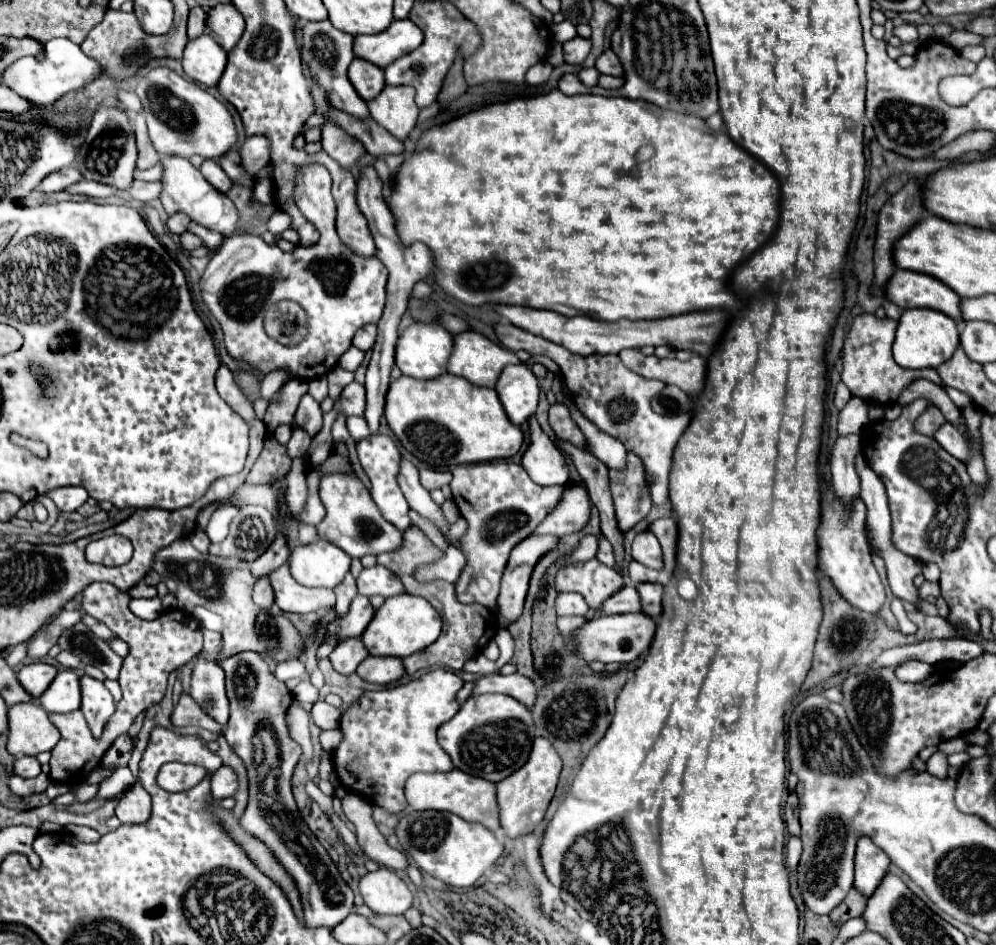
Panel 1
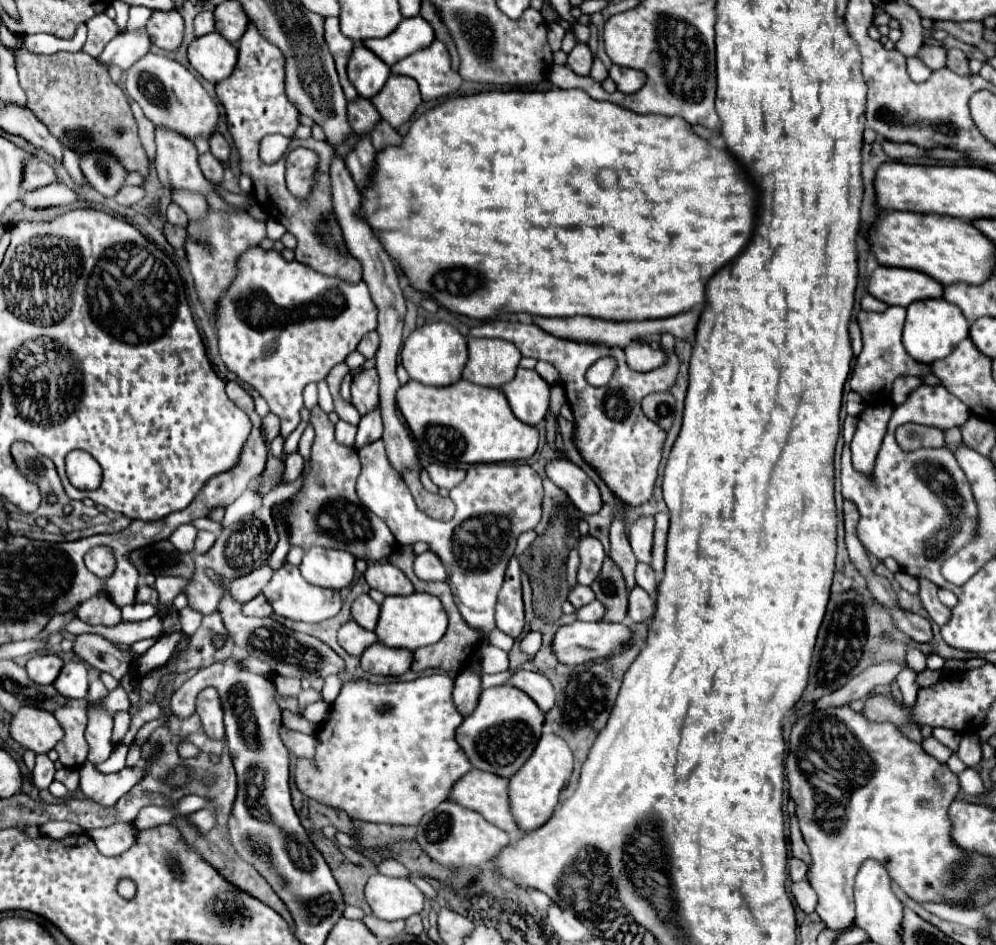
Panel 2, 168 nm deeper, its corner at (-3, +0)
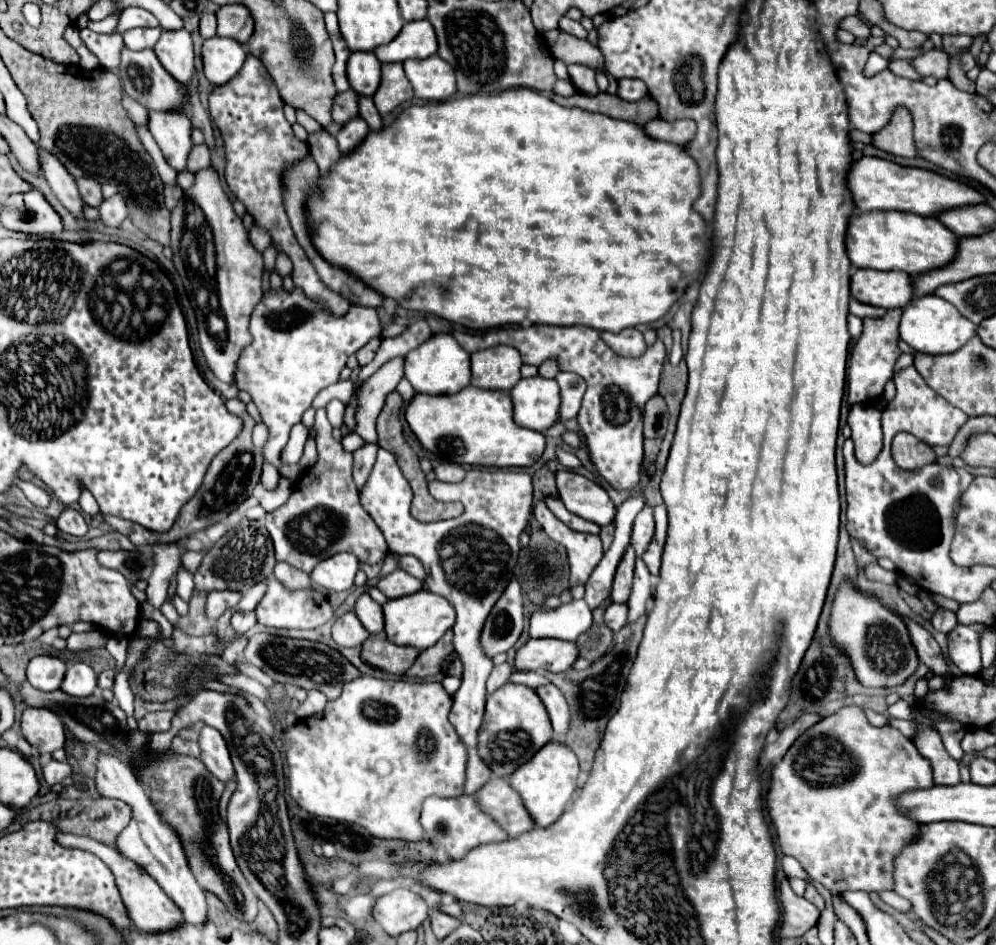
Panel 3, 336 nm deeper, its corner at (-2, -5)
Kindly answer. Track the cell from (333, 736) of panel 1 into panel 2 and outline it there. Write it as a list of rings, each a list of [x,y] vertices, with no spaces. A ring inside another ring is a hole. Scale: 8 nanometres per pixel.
[[[284,711],[282,713],[282,723],[288,727],[288,729],[294,729],[294,731],[300,731],[300,733],[306,733],[306,735],[316,735],[316,725],[310,723],[308,719],[300,717],[300,715],[294,715],[290,711]]]

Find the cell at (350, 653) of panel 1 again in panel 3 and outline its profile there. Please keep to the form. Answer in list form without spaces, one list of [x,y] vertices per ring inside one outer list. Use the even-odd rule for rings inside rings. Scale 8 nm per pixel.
[[[355,612],[343,614],[335,624],[333,624],[333,640],[339,646],[361,646],[369,638],[369,632],[363,628]]]

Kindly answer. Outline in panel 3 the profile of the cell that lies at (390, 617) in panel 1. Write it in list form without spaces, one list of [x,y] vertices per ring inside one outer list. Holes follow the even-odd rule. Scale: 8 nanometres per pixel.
[[[419,590],[415,594],[389,600],[383,606],[383,612],[385,612],[387,638],[399,646],[413,646],[417,650],[425,650],[433,646],[455,624],[453,604],[447,598],[437,596],[429,590]]]

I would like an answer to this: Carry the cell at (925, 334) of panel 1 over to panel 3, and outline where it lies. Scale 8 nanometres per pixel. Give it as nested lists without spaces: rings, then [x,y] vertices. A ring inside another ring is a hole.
[[[921,296],[913,298],[909,306],[903,310],[899,334],[901,338],[915,350],[915,352],[925,352],[925,354],[949,354],[953,350],[959,350],[969,338],[975,336],[977,326],[969,322],[965,316],[959,314],[957,308],[953,308],[949,302],[941,300],[939,296]]]

